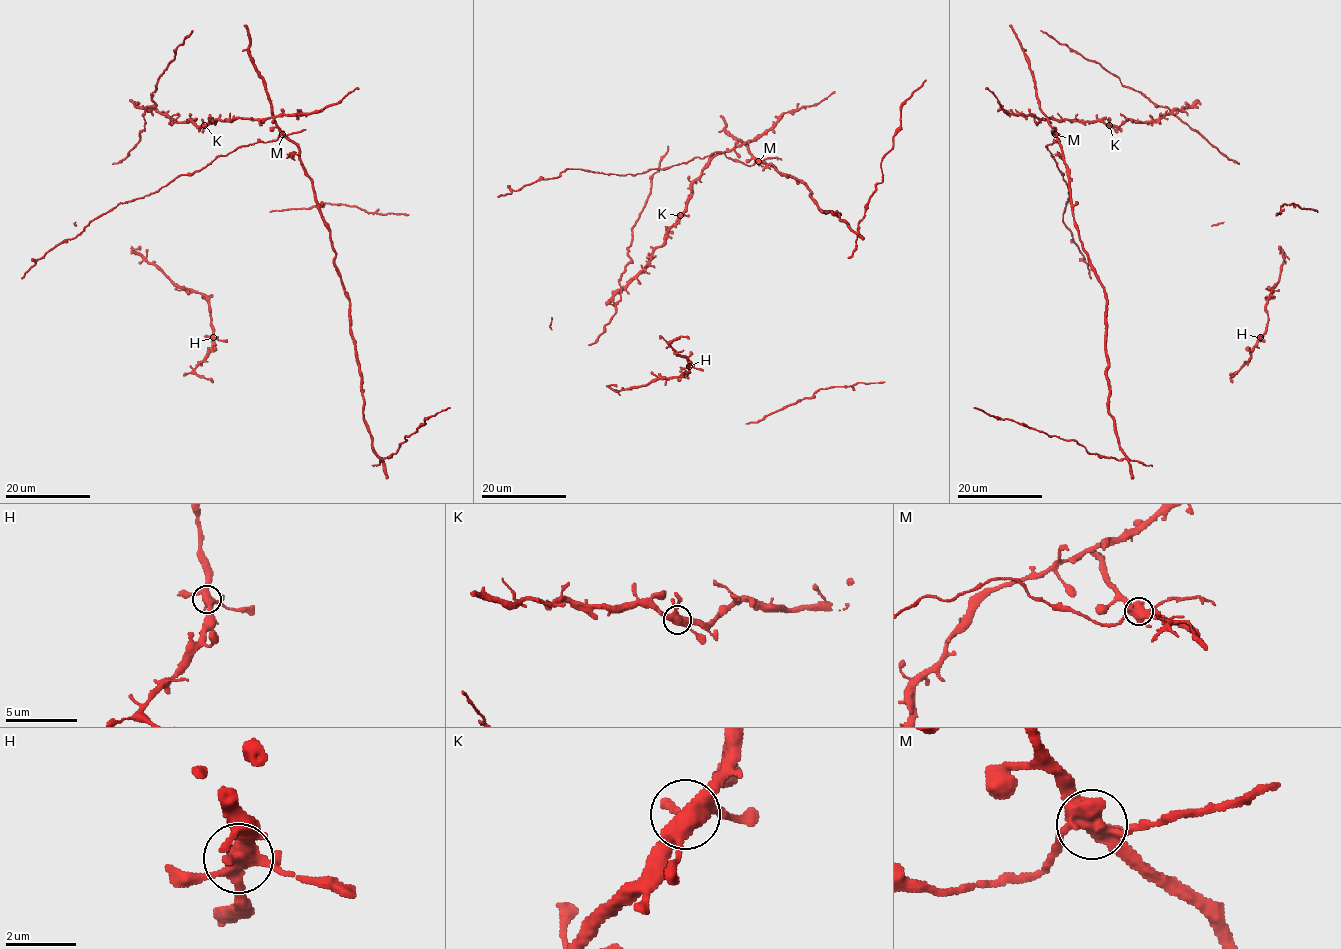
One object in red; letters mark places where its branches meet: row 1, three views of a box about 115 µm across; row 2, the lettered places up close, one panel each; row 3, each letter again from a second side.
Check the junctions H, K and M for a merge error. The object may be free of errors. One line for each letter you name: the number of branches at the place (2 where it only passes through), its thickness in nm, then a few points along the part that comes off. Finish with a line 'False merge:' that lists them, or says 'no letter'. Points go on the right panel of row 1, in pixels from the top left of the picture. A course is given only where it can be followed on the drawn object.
M: Branches: 5. Thickness 480 nm. Course of the part to remove: (1055, 134), (1083, 250), (1106, 298), (1108, 414), (1126, 456), (1090, 454), (1075, 440), (973, 407)
False merge: M

